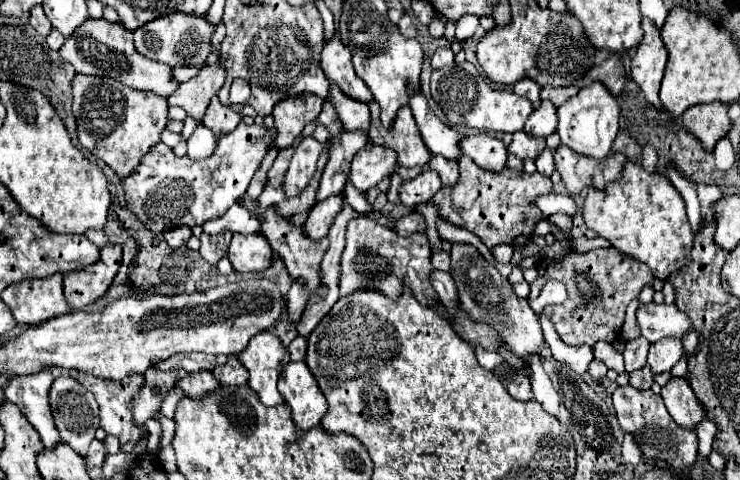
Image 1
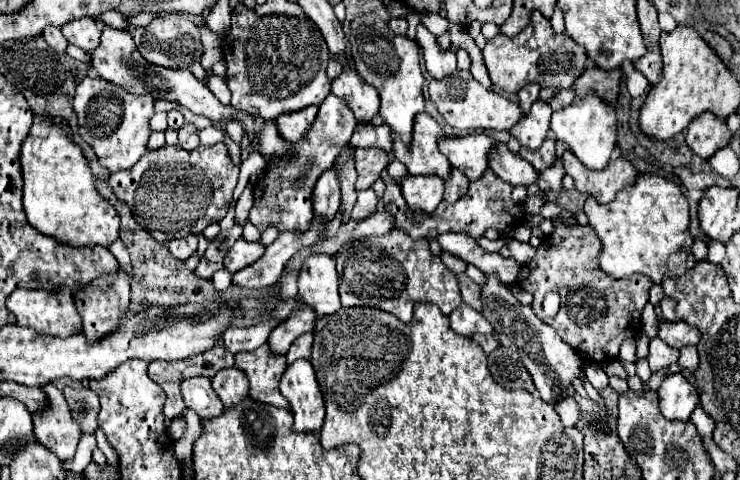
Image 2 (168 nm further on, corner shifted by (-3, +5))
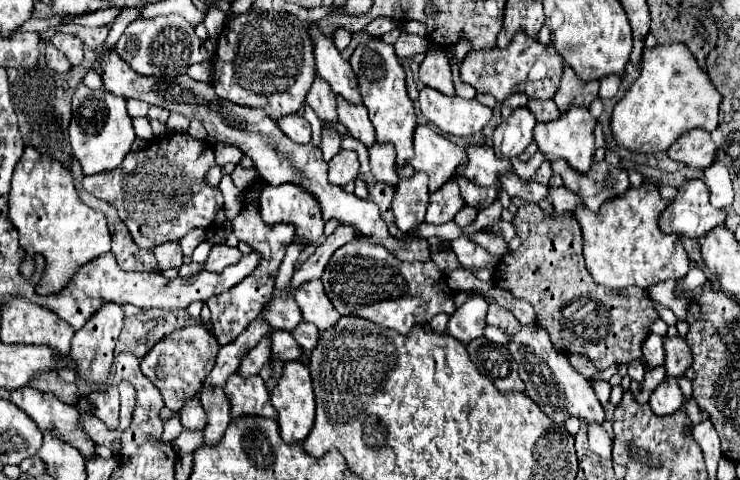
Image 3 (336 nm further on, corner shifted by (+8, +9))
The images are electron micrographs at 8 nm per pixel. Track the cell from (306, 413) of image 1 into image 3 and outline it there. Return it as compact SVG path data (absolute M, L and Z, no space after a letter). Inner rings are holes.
M287 361L285 363L283 377L271 393L271 405L277 411L277 423L279 423L281 439L287 441L287 443L301 443L309 435L309 431L313 427L313 421L315 421L313 383L311 383L309 369L303 363L299 363L299 361Z

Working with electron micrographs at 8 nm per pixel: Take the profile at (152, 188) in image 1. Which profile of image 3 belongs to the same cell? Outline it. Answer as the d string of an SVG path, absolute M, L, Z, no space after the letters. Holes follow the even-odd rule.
M165 133L147 143L141 151L131 151L129 157L109 173L99 173L83 177L83 189L91 195L111 203L121 221L127 225L135 245L141 249L153 249L167 241L181 241L189 231L201 227L211 229L215 225L215 215L223 207L223 195L205 183L205 173L215 165L213 147L201 139L193 139L189 133Z

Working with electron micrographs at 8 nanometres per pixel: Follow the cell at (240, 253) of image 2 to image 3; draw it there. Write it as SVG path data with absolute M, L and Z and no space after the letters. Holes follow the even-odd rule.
M213 245L207 261L205 261L205 269L211 273L221 273L225 267L235 265L241 259L241 251L237 247L227 247L227 245Z

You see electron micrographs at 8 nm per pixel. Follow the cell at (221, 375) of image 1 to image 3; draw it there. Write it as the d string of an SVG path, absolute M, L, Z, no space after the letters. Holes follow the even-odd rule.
M205 389L199 399L207 413L207 425L203 429L203 445L217 445L231 421L229 399L223 393L223 389Z

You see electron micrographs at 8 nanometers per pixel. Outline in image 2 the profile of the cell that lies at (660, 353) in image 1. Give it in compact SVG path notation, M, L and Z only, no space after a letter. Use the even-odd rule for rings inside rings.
M654 337L650 341L650 355L648 355L648 363L652 371L660 371L672 363L676 363L678 359L678 349L672 349L670 345L666 345L662 339Z

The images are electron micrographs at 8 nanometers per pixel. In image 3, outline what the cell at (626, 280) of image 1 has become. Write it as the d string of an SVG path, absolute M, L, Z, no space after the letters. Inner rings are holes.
M521 205L519 211L513 215L511 223L517 231L517 237L521 239L521 245L517 251L501 257L499 269L493 275L495 285L503 291L509 291L513 297L525 299L533 305L537 325L549 333L555 349L563 353L583 353L599 371L611 365L629 365L631 361L641 361L645 371L649 371L645 359L641 357L641 341L645 341L645 337L649 335L649 325L659 317L659 313L655 311L653 301L647 297L647 293L637 287L613 293L593 281L593 277L585 269L583 237L573 215L555 219L545 215L539 205Z

